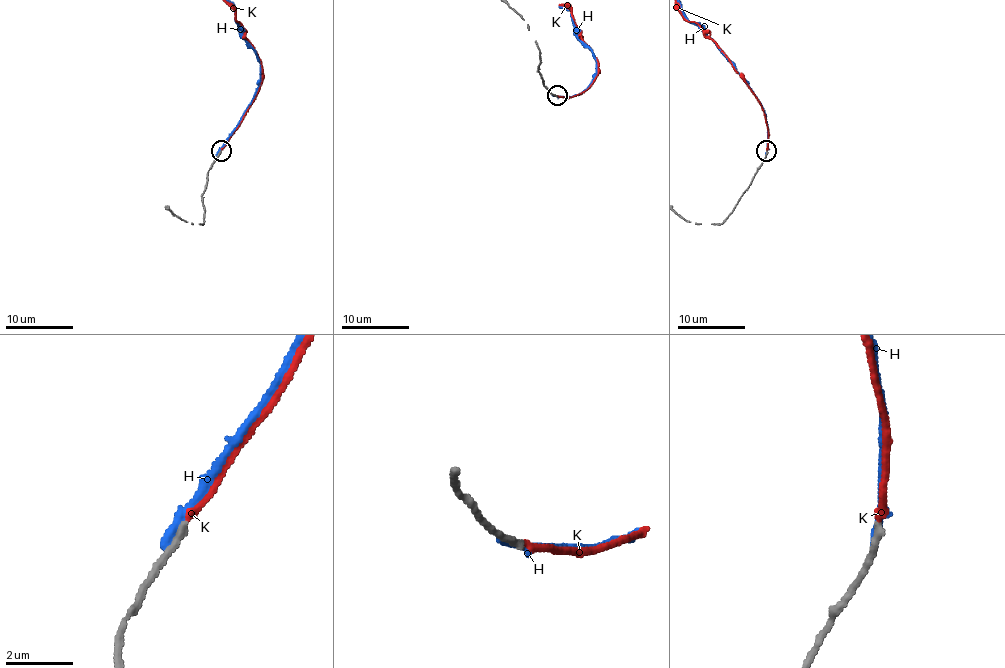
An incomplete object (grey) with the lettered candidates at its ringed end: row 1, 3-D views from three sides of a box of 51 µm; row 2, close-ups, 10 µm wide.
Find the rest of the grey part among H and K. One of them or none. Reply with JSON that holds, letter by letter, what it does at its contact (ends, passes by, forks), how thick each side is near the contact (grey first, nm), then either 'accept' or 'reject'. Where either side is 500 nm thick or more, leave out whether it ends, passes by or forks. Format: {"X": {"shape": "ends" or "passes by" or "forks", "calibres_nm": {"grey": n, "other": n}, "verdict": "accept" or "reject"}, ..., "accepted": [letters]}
{"H": {"shape": "ends", "calibres_nm": {"grey": 240, "other": 300}, "verdict": "reject"}, "K": {"shape": "ends", "calibres_nm": {"grey": 200, "other": 200}, "verdict": "accept"}, "accepted": ["K"]}

